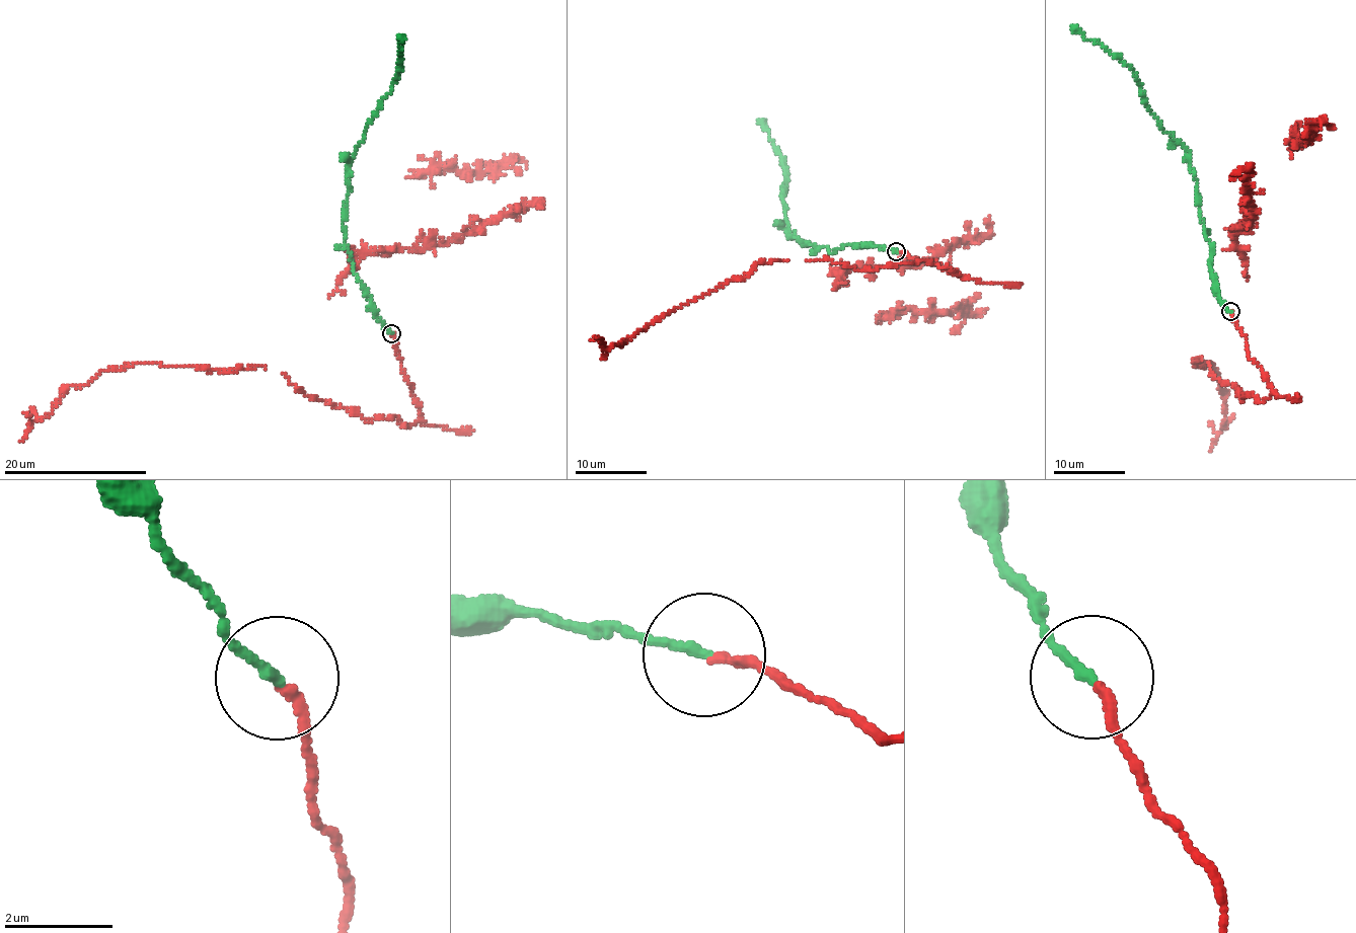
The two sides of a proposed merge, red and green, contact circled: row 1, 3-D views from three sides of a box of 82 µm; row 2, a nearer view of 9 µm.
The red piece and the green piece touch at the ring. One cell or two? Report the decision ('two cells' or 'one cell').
one cell

